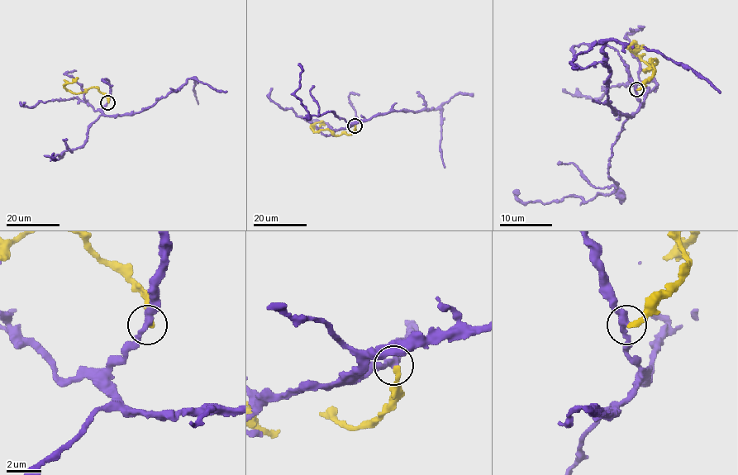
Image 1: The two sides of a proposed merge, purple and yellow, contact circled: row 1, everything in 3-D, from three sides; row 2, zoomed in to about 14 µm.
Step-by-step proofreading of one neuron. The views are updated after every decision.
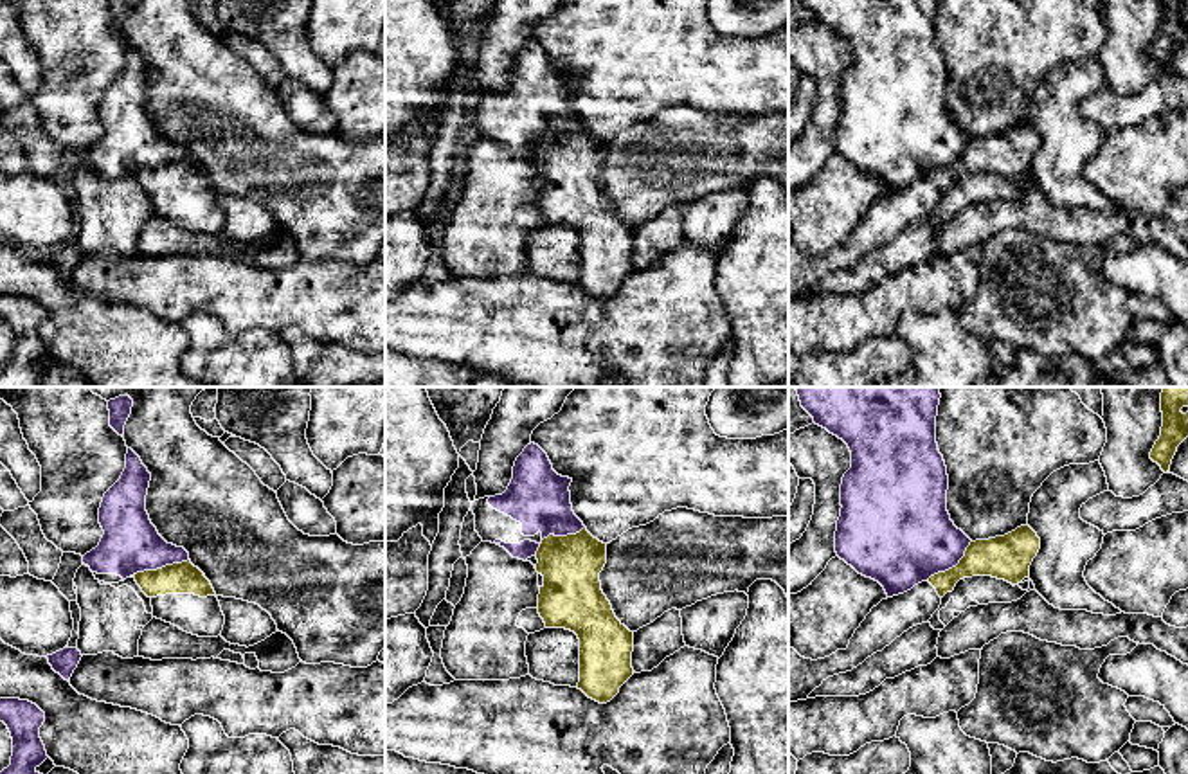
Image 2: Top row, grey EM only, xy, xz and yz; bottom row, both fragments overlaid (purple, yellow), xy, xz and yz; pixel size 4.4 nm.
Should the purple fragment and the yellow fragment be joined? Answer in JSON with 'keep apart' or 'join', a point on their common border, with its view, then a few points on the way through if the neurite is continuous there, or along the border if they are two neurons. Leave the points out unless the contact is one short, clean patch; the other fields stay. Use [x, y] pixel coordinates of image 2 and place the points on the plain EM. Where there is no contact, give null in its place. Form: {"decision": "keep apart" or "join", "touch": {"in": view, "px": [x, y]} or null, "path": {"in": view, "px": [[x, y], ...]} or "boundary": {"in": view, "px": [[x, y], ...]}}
{"decision": "keep apart", "touch": {"in": "xz", "px": [555, 132]}, "boundary": {"in": "xz", "px": [[584, 123], [575, 130], [548, 132], [535, 152]]}}

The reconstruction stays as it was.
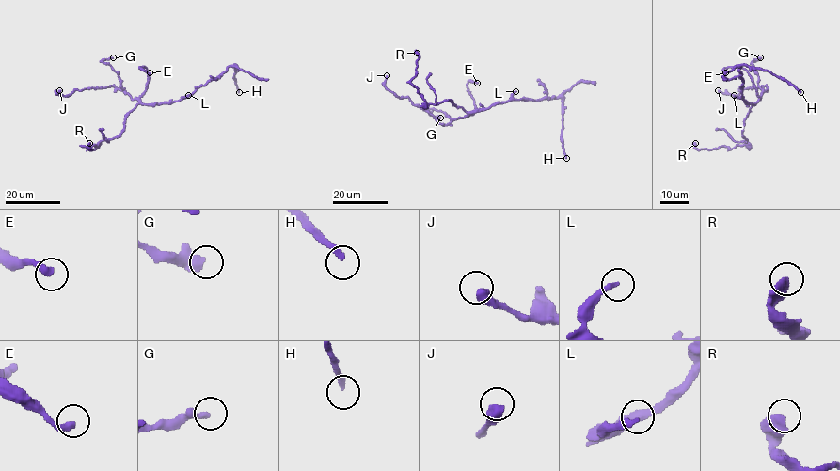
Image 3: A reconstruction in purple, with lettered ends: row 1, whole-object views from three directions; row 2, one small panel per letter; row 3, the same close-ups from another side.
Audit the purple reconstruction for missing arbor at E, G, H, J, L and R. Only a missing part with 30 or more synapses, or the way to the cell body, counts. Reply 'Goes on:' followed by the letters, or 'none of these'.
Goes on: H

